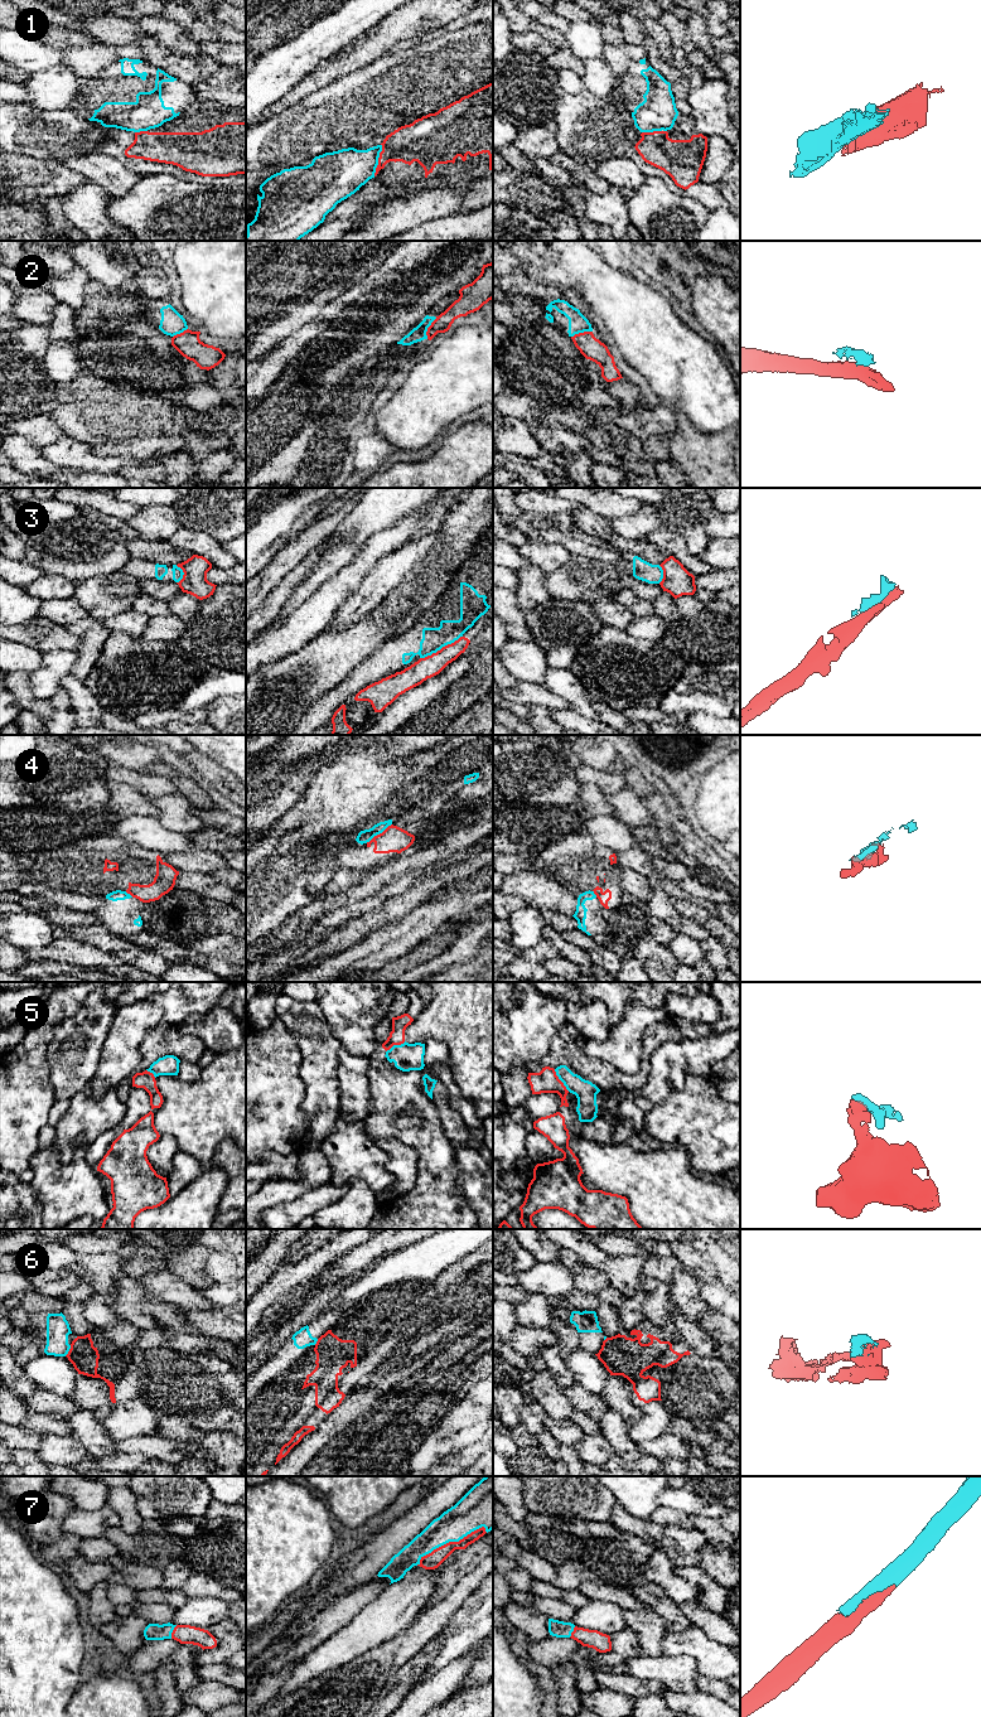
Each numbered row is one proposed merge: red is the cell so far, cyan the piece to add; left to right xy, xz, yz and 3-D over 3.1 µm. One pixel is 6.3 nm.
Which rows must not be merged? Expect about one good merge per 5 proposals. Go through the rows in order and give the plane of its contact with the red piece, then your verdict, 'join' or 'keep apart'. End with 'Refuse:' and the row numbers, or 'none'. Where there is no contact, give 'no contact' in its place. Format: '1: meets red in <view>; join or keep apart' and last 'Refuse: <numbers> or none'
1: meets red in xz; keep apart
2: meets red in xz; keep apart
3: meets red in xz; keep apart
4: meets red in xz; keep apart
5: meets red in yz; join
6: meets red in xy; keep apart
7: meets red in xz; join
Refuse: 1, 2, 3, 4, 6

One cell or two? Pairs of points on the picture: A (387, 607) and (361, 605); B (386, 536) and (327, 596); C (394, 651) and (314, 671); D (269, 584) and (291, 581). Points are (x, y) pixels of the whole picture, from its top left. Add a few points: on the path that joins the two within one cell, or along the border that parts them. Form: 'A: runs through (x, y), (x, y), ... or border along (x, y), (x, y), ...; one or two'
A: border along (397, 585), (370, 612); two
B: runs through (373, 551), (342, 583); one
C: border along (388, 637), (346, 676); two
D: border along (300, 562), (259, 604); two

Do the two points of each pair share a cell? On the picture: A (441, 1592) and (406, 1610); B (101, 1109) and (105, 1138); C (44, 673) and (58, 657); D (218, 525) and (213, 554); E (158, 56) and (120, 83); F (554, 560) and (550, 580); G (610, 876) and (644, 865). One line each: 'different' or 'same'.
A: different
B: different
C: same
D: different
E: different
F: different
G: different

